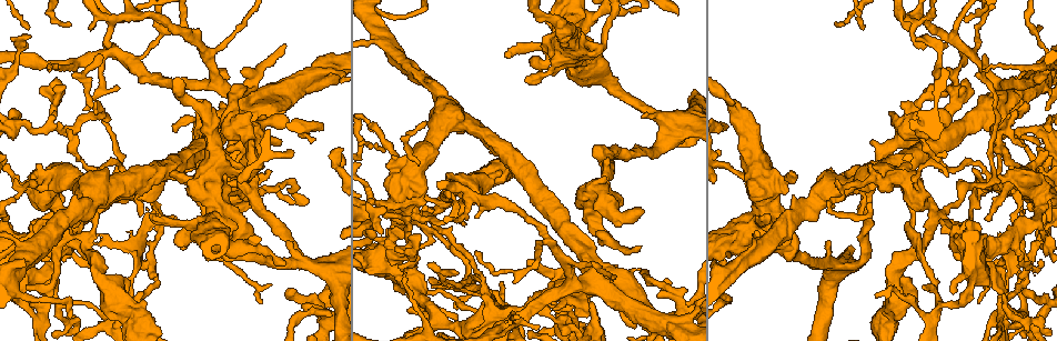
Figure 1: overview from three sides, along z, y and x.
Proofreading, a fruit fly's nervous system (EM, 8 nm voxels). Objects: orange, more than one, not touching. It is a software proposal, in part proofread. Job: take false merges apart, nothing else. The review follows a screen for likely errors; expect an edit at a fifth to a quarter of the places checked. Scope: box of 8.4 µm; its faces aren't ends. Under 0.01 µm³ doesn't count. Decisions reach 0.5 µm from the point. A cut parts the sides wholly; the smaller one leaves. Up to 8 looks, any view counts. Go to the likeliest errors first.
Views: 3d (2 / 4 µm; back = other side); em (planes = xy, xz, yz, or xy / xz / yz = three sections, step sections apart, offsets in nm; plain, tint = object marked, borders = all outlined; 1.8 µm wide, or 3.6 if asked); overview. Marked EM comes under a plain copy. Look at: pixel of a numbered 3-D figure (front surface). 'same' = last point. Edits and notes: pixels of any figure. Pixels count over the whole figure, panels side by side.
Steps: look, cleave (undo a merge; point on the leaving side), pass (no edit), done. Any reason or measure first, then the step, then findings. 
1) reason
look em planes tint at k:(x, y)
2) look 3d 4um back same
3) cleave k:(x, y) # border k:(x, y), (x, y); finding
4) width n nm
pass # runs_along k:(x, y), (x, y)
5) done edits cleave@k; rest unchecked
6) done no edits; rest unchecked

calibre changes
look 3d 4um at 1:(206, 179)

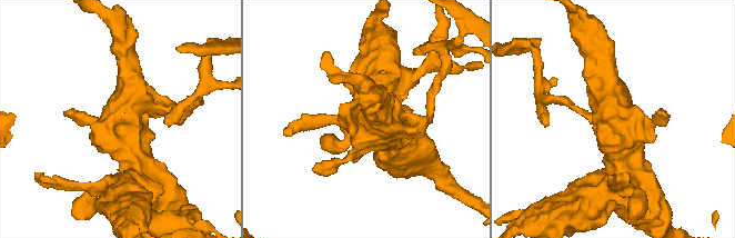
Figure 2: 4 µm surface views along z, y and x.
arms 4; need the tissue
look em 3.6um planes tint at 2:(627, 118)

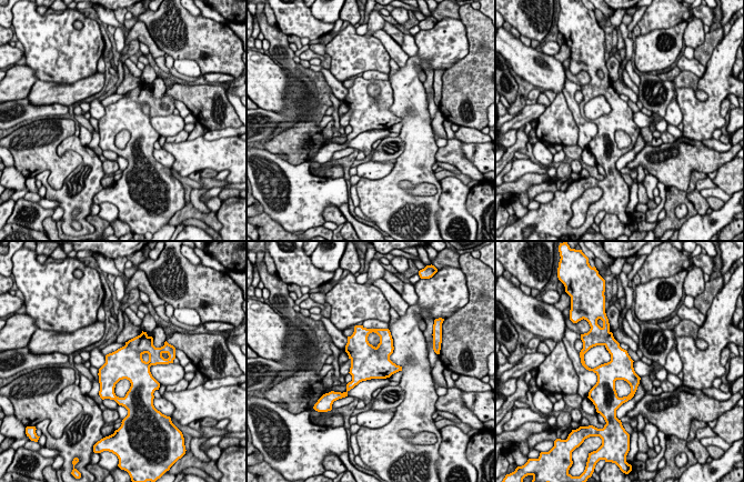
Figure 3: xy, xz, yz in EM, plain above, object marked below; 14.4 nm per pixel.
pass # one neuron here

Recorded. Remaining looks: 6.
a narrow waist
look em xy step 4 tint at 1:(925, 237)

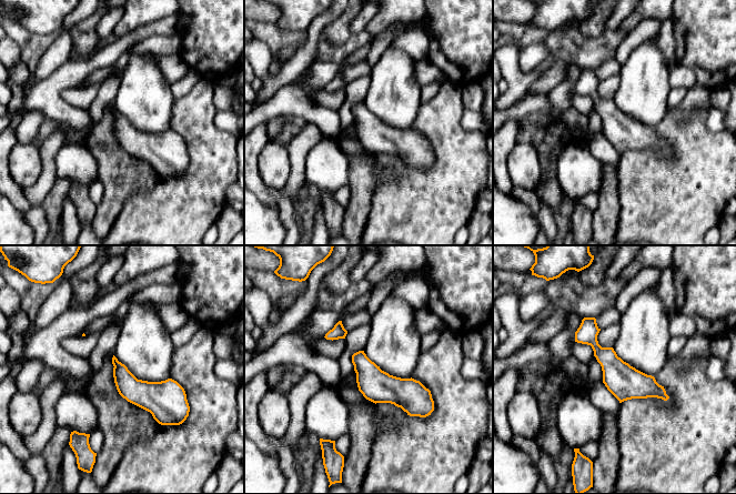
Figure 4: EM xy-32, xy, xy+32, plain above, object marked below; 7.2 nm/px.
pass # runs_along 4:(586, 320), (594, 345), (632, 383), (664, 396); all the same neuron

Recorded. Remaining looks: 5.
thick turns thin
look em planes tint at 1:(1029, 187)

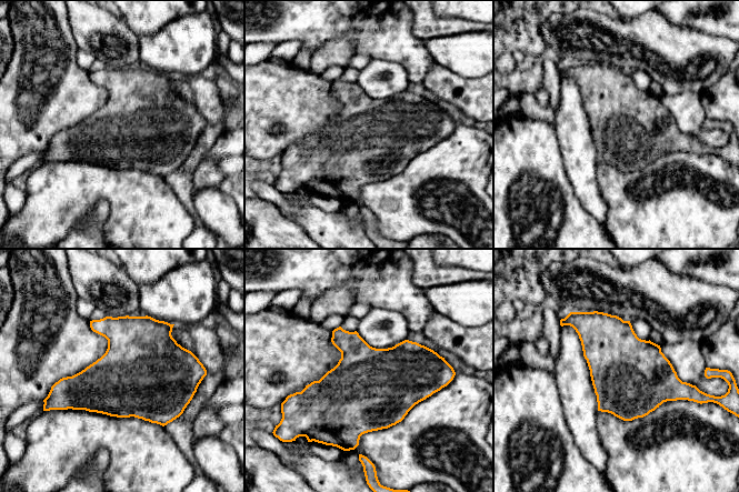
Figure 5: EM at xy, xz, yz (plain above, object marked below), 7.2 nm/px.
pass # one neuron here

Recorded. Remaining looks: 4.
done no edits; rest unchecked

